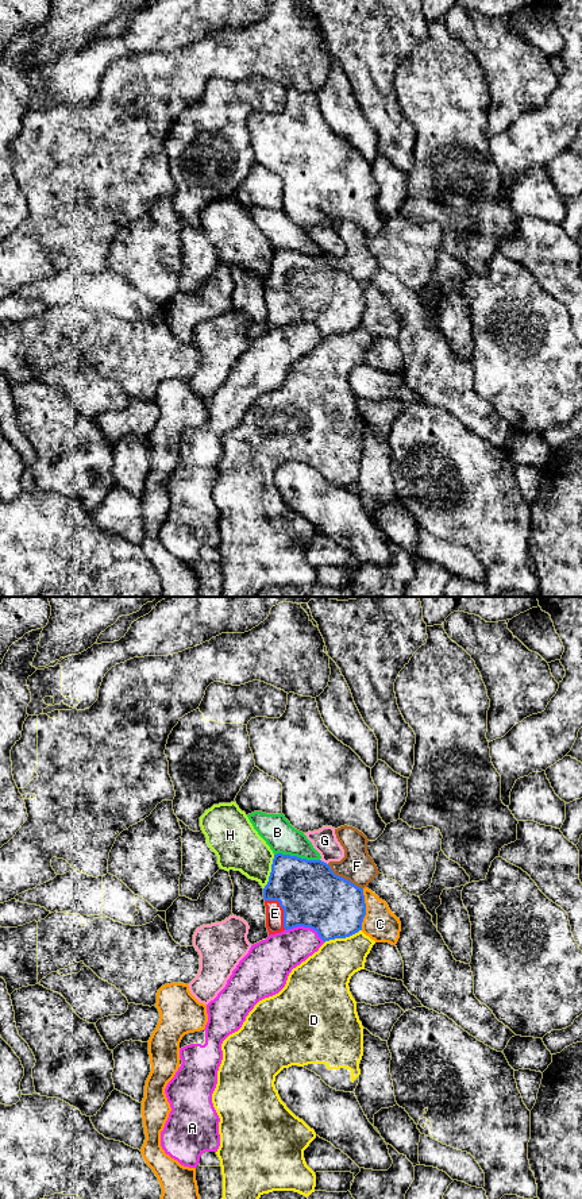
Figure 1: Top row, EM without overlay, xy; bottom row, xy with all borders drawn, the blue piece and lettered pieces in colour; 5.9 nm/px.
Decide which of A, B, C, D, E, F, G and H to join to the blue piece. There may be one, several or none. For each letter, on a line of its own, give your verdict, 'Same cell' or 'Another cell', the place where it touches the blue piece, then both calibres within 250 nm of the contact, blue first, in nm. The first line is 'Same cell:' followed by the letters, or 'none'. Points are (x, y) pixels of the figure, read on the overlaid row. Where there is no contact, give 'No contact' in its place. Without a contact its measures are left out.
Same cell: E
A: Another cell. Touches blue at xy (305, 926). Thickness 380 nm (blue) against 240 nm
B: Another cell. Touches blue at xy (296, 856). Thickness 380 nm (blue) against 180 nm
C: Another cell. Touches blue at xy (365, 909). Thickness 360 nm (blue) against 200 nm
D: Another cell. Touches blue at xy (342, 937). Thickness 360 nm (blue) against 280 nm
E: Same cell. Touches blue at xy (282, 908). Thickness 380 nm (blue) against 110 nm
F: Another cell. Touches blue at xy (343, 878). Thickness 380 nm (blue) against 190 nm
G: Another cell. Touches blue at xy (323, 862). Thickness 380 nm (blue) against 150 nm
H: Another cell. Touches blue at xy (270, 872). Thickness 360 nm (blue) against 280 nm

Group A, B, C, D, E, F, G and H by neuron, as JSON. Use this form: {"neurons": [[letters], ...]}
{"neurons": [["A"], ["B"], ["C"], ["D"], ["E"], ["F"], ["G"], ["H"]]}

